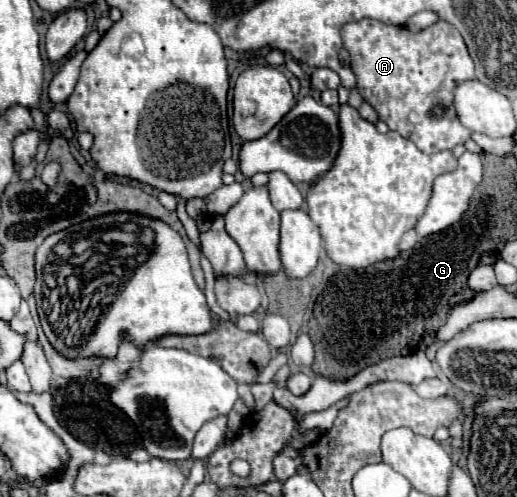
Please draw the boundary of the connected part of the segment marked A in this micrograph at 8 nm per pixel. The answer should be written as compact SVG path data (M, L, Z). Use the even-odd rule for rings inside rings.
M361 19L341 27L343 45L351 57L357 91L377 111L391 131L413 141L423 153L437 153L465 143L471 131L459 121L453 91L459 83L475 79L475 65L459 31L437 21L423 31Z

